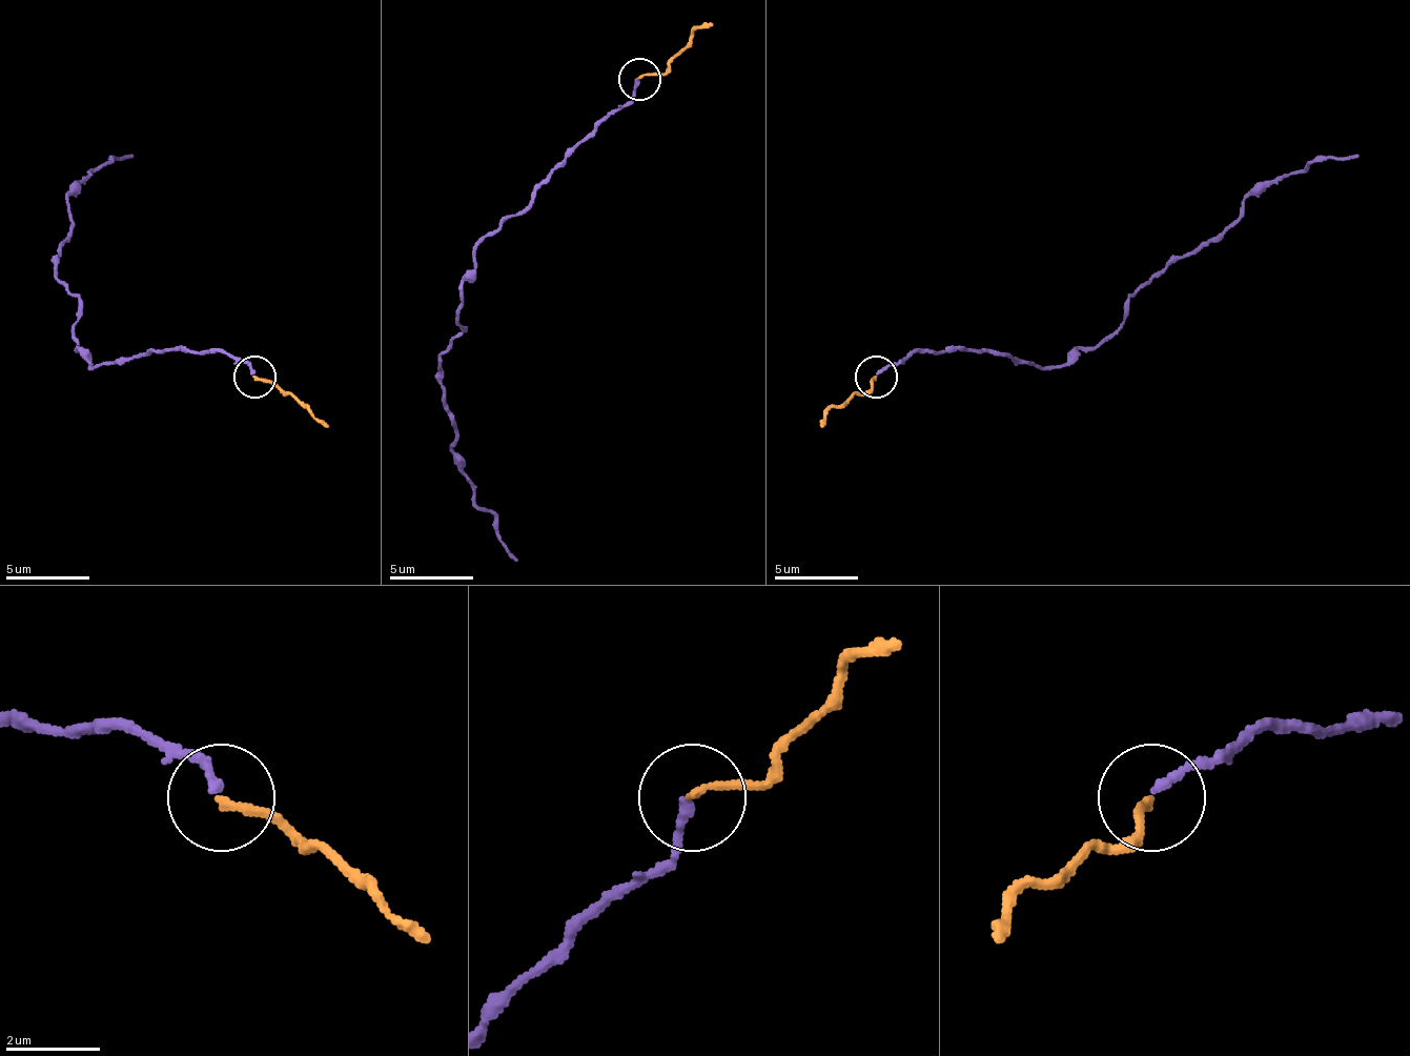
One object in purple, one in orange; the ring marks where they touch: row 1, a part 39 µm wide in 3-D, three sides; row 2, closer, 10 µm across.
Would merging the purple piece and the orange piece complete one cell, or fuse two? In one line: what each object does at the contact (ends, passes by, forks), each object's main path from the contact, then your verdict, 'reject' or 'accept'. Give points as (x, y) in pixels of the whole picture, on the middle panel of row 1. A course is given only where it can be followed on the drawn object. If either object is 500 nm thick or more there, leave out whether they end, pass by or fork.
purple ends; orange ends; course purple (636, 78), (632, 99), (481, 246), (464, 330), (443, 356), (451, 448), (518, 562); course orange (640, 78), (661, 74), (691, 36), (712, 23); accept

